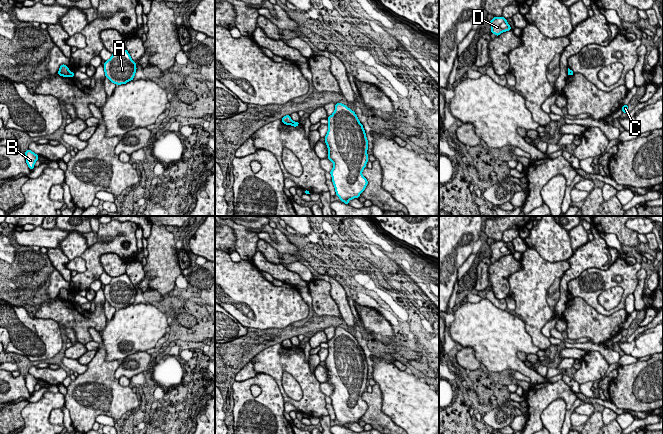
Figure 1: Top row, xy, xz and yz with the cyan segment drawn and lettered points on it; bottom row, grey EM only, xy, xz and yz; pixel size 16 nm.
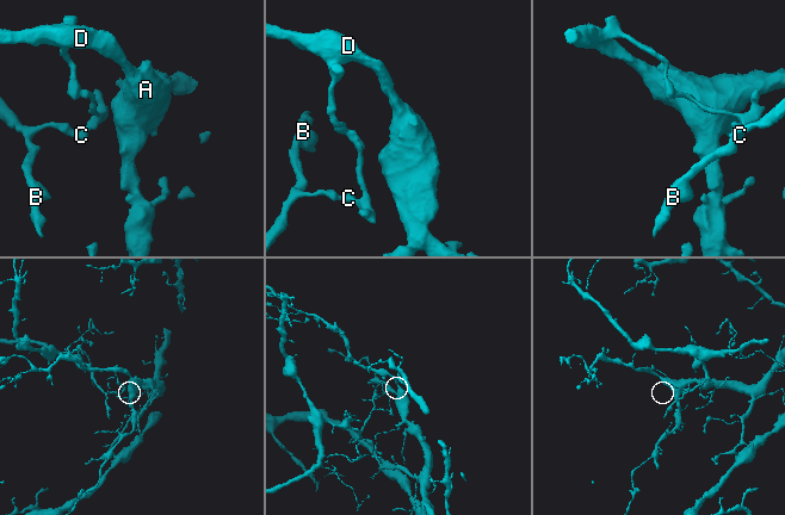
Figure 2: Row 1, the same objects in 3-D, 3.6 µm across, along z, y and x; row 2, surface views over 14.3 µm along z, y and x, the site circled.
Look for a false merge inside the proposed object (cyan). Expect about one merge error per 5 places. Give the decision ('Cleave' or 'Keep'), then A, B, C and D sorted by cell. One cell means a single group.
Cleave. Groups: A D / B C

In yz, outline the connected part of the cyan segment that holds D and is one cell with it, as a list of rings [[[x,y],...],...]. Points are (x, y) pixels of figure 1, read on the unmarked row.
[[[494,241],[490,245],[491,257],[499,260],[501,257],[511,254],[512,252],[504,241]]]

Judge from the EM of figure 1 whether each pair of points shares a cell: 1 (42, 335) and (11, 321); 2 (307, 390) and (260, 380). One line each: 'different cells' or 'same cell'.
1: same cell
2: different cells

